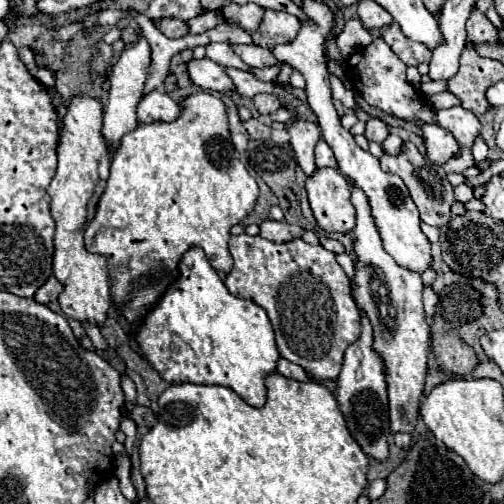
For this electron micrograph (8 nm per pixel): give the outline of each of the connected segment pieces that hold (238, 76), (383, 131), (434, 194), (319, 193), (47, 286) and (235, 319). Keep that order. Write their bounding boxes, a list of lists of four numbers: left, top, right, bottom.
[[225,68,299,108],[365,118,389,144],[381,142,455,228],[305,168,355,234],[35,276,63,304],[135,246,279,408]]

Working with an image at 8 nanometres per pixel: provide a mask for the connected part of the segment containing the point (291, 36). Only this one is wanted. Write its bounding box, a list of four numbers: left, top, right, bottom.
[249,10,301,50]

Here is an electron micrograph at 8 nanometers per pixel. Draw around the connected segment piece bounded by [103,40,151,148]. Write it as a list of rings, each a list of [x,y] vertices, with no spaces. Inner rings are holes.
[[[139,40],[135,46],[125,48],[123,56],[119,58],[119,62],[115,64],[109,82],[111,82],[111,90],[109,90],[109,102],[105,106],[105,116],[103,116],[103,136],[109,144],[109,148],[117,146],[121,136],[135,130],[137,128],[137,104],[143,96],[143,86],[147,80],[147,68],[151,64],[151,50],[149,50],[149,42],[147,40]]]

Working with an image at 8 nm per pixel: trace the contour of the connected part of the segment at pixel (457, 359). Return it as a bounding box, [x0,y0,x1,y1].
[431,282,483,376]

